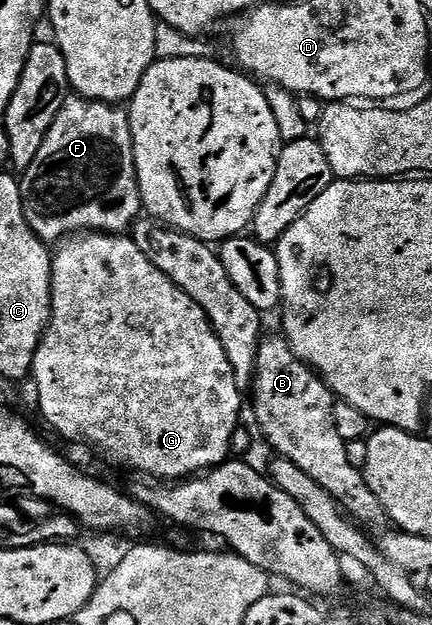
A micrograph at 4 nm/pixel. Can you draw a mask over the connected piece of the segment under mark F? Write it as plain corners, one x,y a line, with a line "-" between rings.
69,95
53,127
49,127
41,143
41,151
37,151
37,159
33,159
33,163
29,163
29,167
22,170
19,186
25,215
42,241
59,243
72,235
83,235
88,231
126,234
144,212
133,155
130,112
119,105

